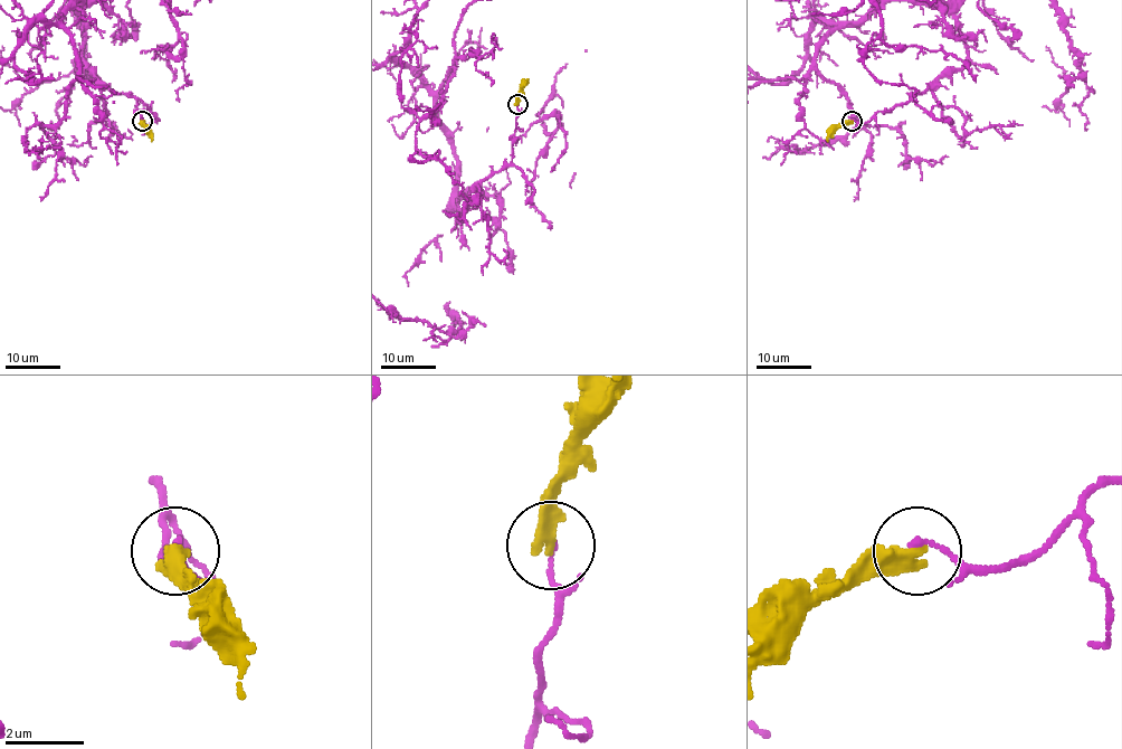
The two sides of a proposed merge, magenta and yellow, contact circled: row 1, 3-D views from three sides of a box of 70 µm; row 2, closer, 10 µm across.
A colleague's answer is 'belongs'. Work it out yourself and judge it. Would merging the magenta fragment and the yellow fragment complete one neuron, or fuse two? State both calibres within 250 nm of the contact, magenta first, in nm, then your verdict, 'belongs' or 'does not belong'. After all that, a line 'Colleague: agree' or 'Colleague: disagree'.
140/360 nm | does not belong
Colleague: disagree

